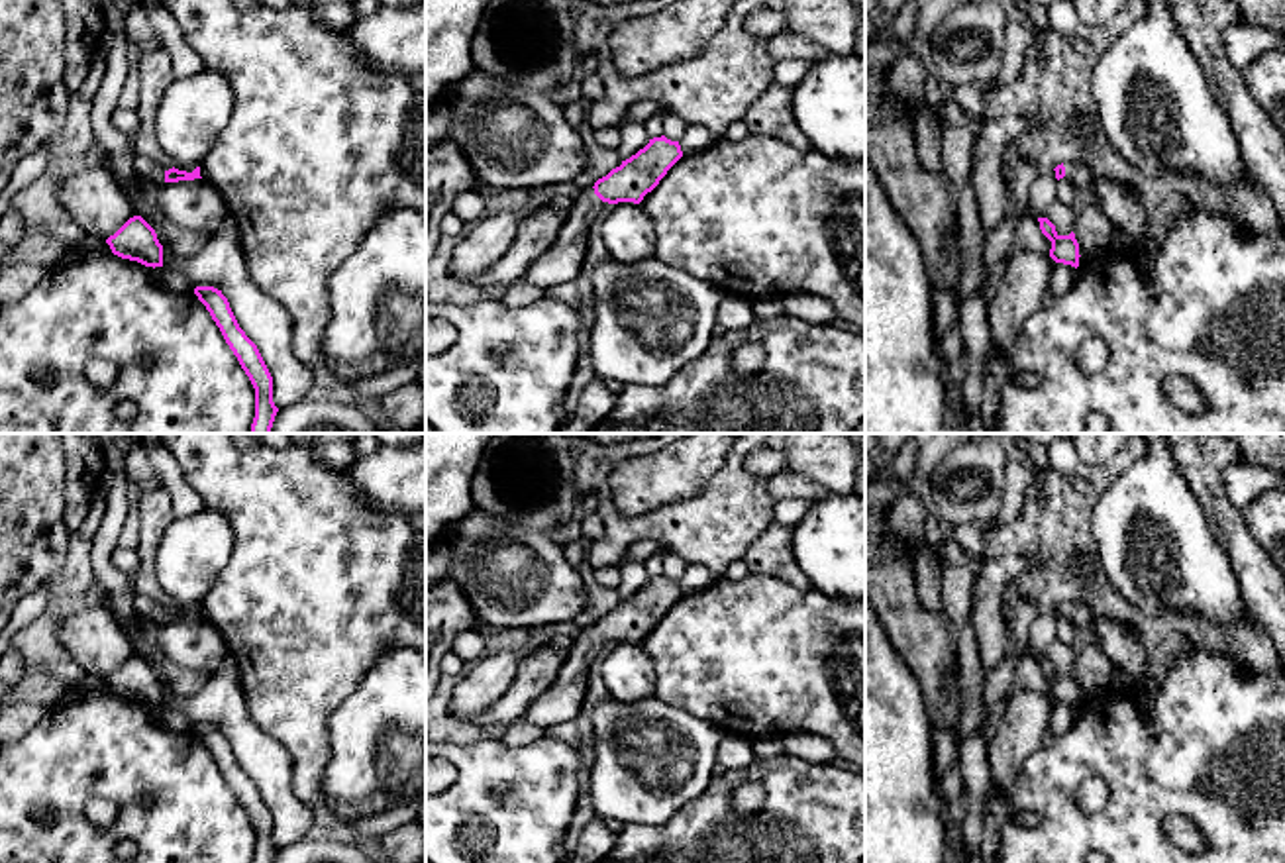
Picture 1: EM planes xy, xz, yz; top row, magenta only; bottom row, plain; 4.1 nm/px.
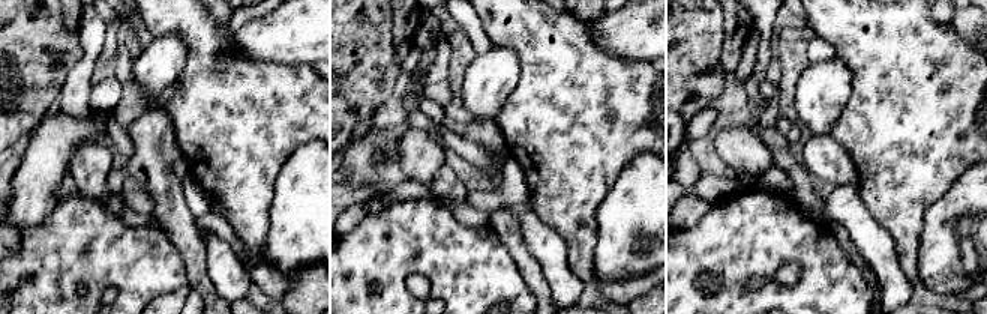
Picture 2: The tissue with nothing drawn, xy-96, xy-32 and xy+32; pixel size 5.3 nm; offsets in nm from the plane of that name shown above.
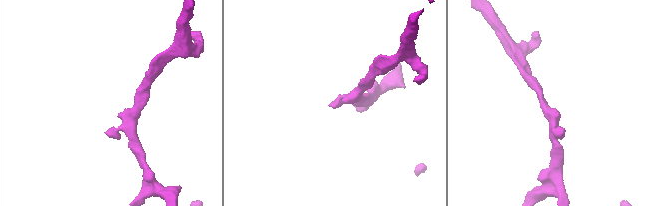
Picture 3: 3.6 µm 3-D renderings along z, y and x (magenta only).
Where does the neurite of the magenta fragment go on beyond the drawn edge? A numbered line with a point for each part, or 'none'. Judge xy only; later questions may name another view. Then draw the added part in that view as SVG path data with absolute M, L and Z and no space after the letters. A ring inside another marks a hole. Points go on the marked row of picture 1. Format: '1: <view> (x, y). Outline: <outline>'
1: xy (144, 167). Outline: M133 155L133 171L153 184L165 184L165 167L147 157Z

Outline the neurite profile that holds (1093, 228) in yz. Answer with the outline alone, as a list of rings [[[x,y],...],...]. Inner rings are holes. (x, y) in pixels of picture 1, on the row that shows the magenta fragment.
[[[1101,200],[1097,204],[1079,206],[1073,226],[1081,255],[1079,265],[1091,263],[1110,249],[1114,229],[1112,218]]]

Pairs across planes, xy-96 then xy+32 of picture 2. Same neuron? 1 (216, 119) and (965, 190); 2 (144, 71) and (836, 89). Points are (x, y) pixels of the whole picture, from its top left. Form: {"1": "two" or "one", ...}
{"1": "two", "2": "one"}

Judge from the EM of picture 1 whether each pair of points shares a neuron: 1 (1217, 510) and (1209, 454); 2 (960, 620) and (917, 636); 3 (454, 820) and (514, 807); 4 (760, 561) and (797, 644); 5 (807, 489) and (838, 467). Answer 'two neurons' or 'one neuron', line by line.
1: one neuron
2: two neurons
3: one neuron
4: two neurons
5: two neurons

